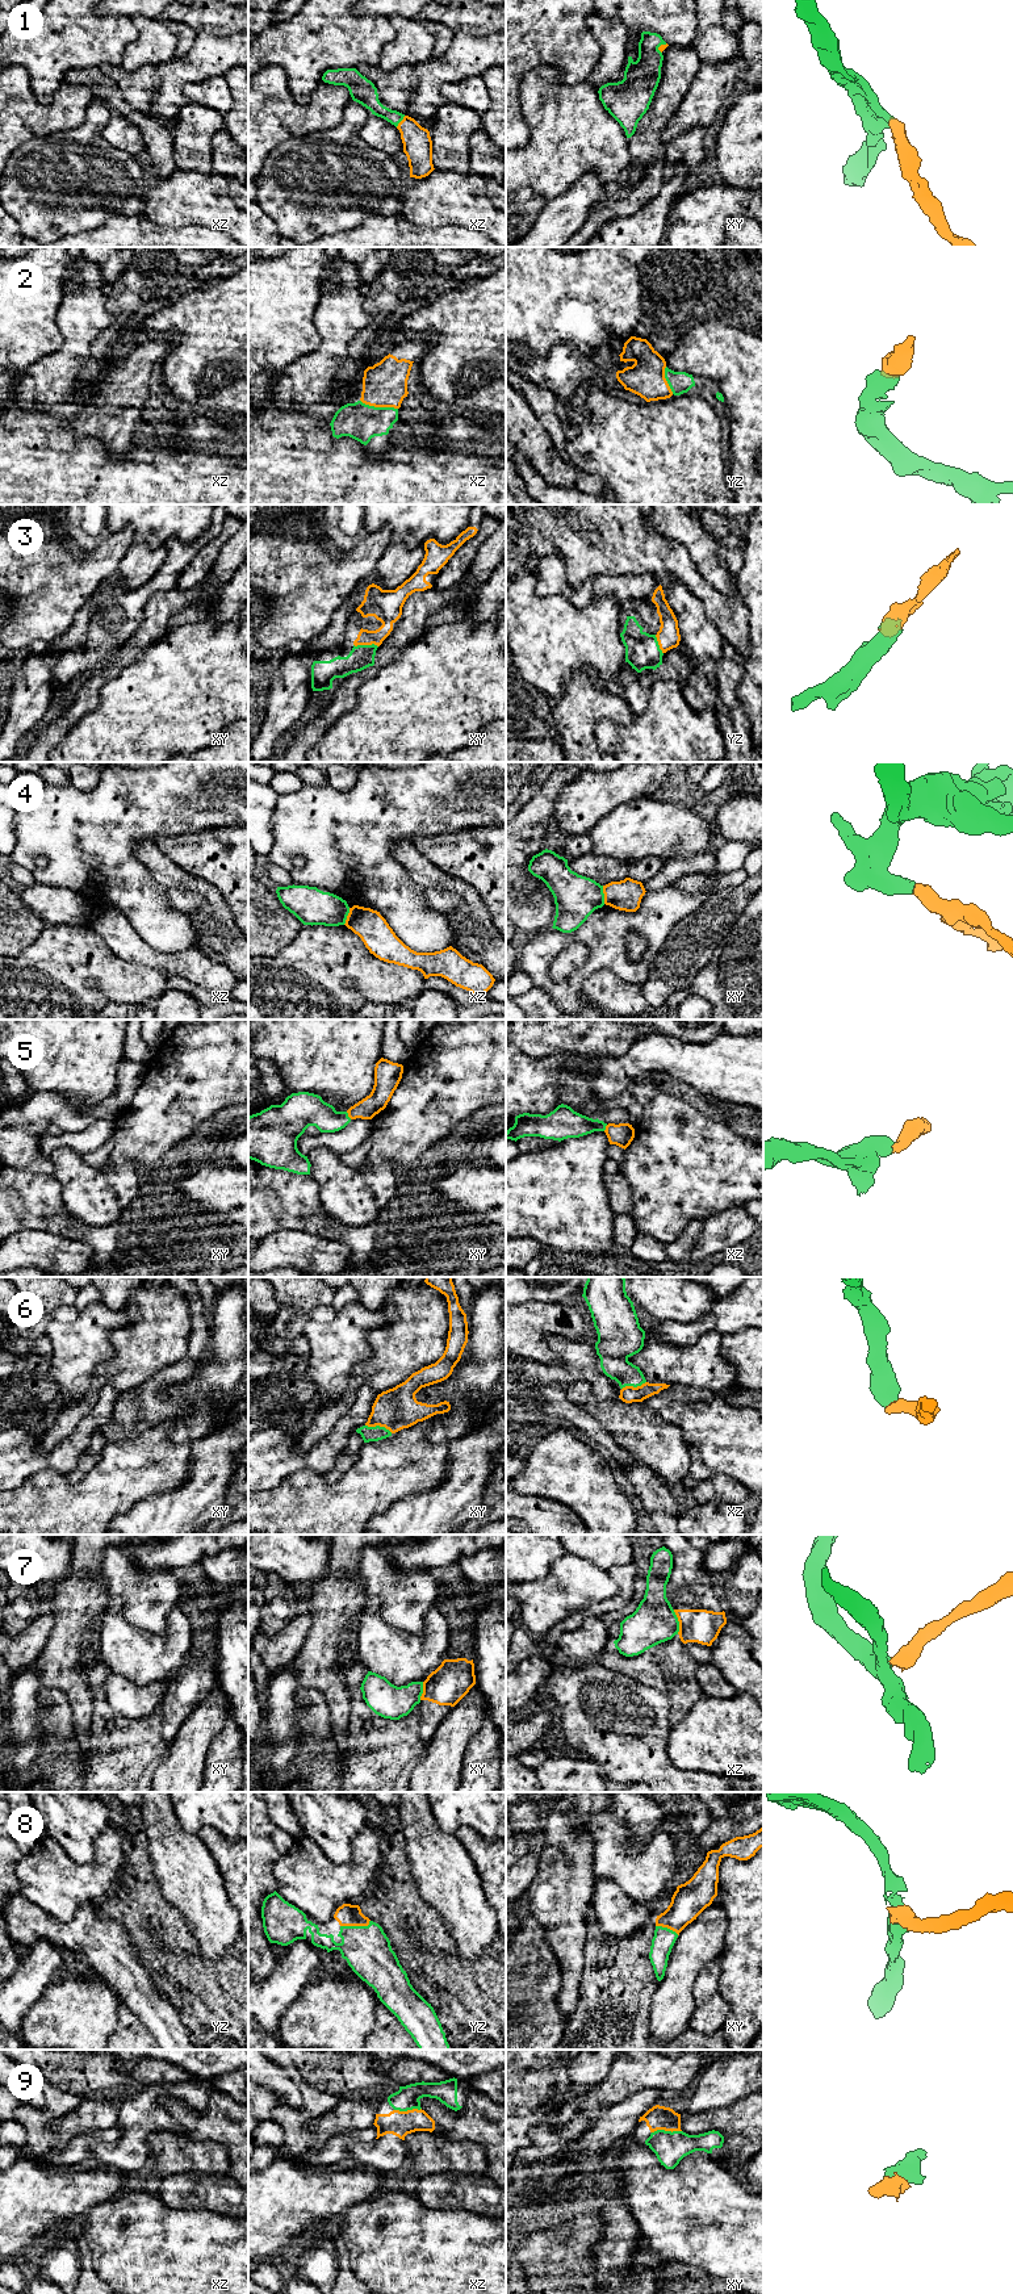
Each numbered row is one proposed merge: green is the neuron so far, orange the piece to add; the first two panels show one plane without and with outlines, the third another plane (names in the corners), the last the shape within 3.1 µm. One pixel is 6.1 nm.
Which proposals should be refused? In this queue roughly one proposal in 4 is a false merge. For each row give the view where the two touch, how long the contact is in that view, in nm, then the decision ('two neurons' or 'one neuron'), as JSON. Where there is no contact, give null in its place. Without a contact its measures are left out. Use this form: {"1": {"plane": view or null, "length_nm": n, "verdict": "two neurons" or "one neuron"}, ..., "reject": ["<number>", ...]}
{"1": {"plane": "xz", "length_nm": 90, "verdict": "one neuron"}, "2": {"plane": "xz", "length_nm": 240, "verdict": "one neuron"}, "3": {"plane": "xy", "length_nm": 150, "verdict": "one neuron"}, "4": {"plane": "xy", "length_nm": 110, "verdict": "two neurons"}, "5": {"plane": "xy", "length_nm": 60, "verdict": "one neuron"}, "6": {"plane": "xy", "length_nm": 180, "verdict": "one neuron"}, "7": {"plane": "xz", "length_nm": 160, "verdict": "two neurons"}, "8": {"plane": "yz", "length_nm": 190, "verdict": "one neuron"}, "9": {"plane": "xy", "length_nm": 180, "verdict": "one neuron"}, "reject": ["4", "7"]}

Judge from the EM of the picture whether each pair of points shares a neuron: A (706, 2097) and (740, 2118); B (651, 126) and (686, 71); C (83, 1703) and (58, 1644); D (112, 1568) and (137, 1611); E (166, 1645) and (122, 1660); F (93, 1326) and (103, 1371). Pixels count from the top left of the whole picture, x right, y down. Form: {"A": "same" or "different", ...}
{"A": "different", "B": "same", "C": "same", "D": "same", "E": "same", "F": "different"}

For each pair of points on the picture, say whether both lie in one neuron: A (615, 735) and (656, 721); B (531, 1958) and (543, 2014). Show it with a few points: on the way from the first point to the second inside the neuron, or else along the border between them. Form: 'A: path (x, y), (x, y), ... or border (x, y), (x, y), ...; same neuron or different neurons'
A: path (626, 735), (643, 735), (645, 732); same neuron
B: path (531, 1972), (531, 2000); same neuron

